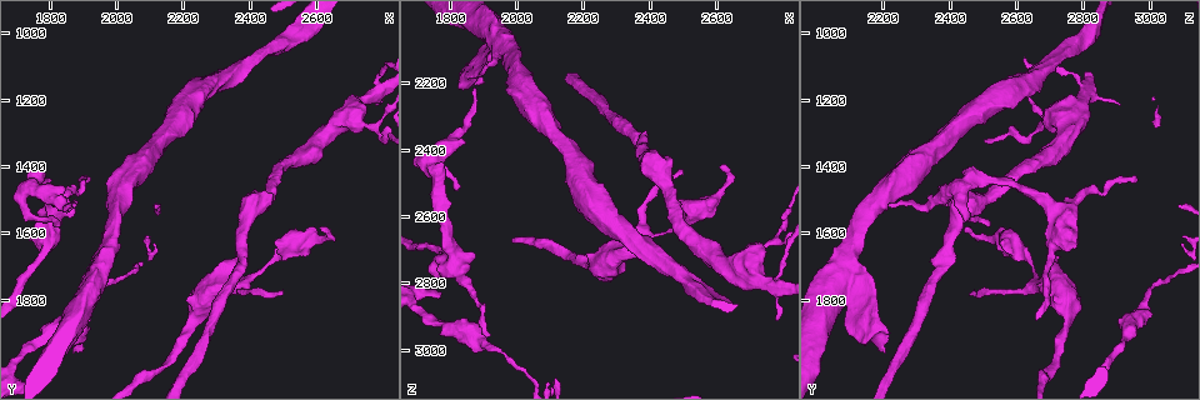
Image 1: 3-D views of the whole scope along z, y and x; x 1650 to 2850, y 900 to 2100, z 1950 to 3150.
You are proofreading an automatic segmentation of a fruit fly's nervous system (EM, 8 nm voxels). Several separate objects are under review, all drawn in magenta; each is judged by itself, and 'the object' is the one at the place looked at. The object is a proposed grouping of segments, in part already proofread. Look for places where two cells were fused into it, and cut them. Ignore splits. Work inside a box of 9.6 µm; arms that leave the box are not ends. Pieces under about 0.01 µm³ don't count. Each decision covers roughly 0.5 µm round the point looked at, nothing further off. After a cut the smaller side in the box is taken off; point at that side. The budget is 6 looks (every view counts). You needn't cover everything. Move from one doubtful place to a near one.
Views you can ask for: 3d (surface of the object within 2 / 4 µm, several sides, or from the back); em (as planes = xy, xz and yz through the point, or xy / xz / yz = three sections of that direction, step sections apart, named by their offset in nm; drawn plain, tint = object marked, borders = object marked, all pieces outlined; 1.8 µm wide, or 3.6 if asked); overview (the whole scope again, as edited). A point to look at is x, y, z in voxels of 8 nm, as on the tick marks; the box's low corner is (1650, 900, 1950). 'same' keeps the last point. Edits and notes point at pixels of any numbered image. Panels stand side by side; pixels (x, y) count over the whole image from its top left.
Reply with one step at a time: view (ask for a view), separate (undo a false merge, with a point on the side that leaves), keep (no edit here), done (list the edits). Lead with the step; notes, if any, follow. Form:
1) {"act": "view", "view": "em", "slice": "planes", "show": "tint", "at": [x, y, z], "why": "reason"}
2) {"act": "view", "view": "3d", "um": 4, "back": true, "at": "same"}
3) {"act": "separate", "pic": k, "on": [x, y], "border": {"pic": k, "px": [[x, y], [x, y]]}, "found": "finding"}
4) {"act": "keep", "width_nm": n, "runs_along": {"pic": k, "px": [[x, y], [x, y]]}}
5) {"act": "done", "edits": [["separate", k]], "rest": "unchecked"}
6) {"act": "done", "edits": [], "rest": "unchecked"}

{"act": "view", "view": "em", "slice": "planes", "show": "borders", "at": [2790, 1300, 2640], "why": "thin arm on a thick one"}

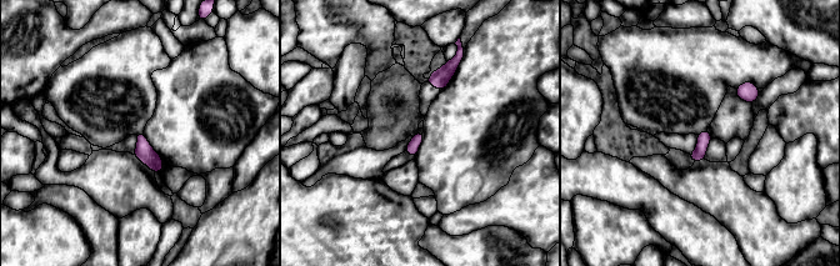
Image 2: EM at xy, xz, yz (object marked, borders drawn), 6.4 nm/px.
{"act": "keep", "width_nm": 80, "found": "all the same cell"}

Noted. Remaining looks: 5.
{"act": "view", "view": "3d", "um": 2, "back": true, "at": [2790, 1130, 2760], "why": "three-way junction"}

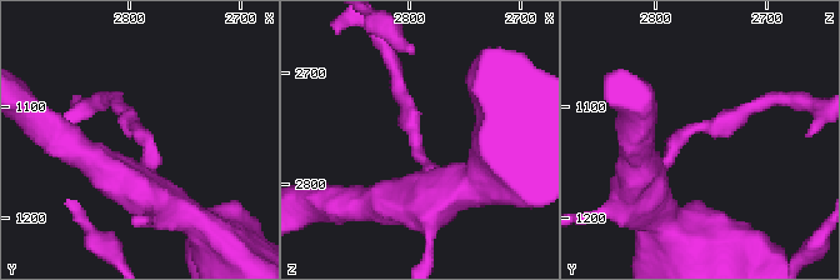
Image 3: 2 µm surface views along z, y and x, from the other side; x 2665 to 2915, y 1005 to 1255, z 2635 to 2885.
{"act": "view", "view": "em", "slice": "planes", "show": "tint", "at": [2792, 1124, 2770], "arms": 3, "why": "now the EM"}

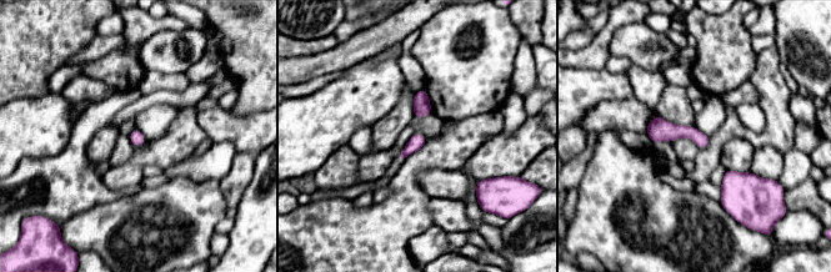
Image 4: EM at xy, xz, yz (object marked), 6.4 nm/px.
{"act": "keep", "runs_along": {"pic": 4, "px": [[650, 126], [690, 131], [705, 142]]}, "found": "continuous, no second cell"}

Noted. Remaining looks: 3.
{"act": "view", "view": "em", "slice": "planes", "show": "tint", "at": [1820, 1500, 2350], "why": "thick turns thin"}

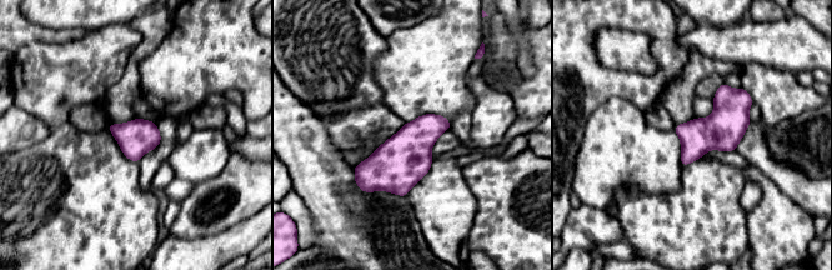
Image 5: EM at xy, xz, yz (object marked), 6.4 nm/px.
{"act": "keep", "width_nm": 220, "found": "continuous, no second cell"}

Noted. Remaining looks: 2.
{"act": "done", "edits": [], "rest": "unchecked"}

